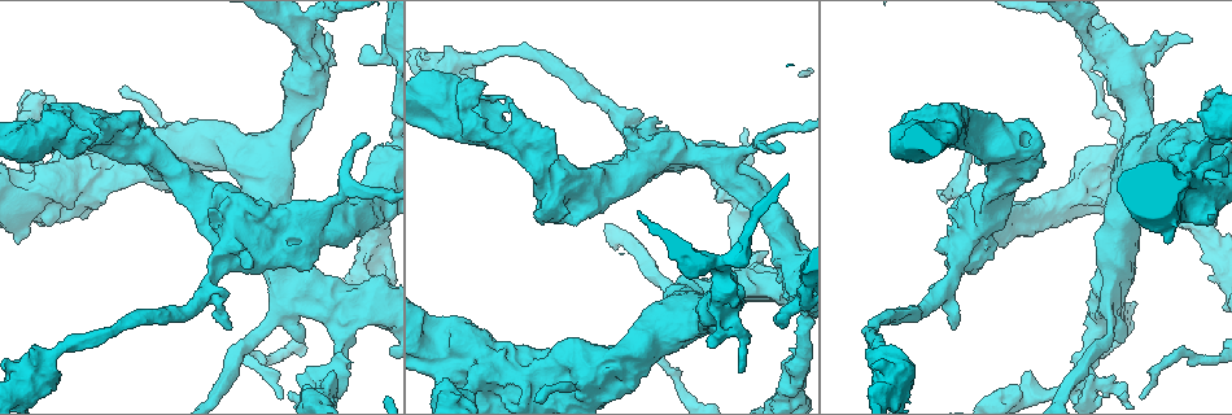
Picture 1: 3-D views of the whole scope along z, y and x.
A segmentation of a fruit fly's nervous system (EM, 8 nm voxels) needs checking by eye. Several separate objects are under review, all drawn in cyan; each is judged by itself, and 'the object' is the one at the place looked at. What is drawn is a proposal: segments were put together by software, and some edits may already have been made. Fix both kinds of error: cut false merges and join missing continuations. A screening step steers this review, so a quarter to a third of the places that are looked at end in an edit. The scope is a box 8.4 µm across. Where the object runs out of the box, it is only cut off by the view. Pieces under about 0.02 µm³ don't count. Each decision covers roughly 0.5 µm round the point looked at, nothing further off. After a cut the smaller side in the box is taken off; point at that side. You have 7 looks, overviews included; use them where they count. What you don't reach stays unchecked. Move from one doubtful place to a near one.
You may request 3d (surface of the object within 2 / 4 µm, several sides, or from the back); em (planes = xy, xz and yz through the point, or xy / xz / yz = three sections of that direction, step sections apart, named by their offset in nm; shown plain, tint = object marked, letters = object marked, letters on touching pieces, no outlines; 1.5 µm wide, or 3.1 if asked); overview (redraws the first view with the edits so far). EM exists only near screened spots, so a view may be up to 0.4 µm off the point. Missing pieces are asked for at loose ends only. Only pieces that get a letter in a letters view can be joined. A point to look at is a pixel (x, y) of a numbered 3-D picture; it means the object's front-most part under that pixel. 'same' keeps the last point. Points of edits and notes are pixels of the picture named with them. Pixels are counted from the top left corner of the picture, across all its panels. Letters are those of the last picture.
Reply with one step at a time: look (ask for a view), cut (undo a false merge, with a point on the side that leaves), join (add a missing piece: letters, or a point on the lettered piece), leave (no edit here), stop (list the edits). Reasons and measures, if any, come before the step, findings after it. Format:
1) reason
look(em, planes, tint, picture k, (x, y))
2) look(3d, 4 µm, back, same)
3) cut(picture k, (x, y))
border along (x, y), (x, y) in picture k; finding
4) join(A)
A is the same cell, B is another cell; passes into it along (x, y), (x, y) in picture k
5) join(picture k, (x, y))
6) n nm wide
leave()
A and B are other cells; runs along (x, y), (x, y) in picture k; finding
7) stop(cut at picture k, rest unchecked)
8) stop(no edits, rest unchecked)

stops while still wide
look(em, planes, tint, picture 1, (1209, 215))

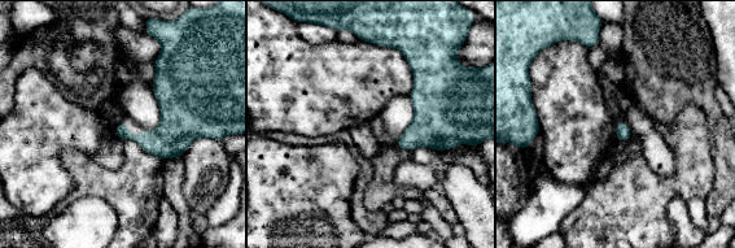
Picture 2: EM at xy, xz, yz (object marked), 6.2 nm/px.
look(em, planes, letters, same)

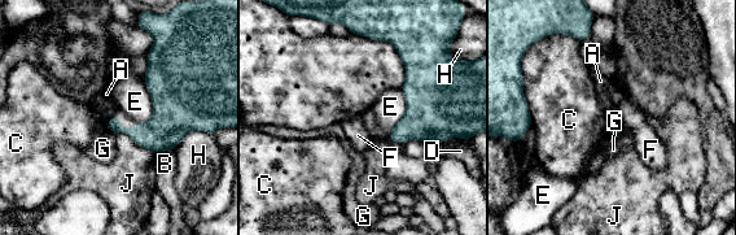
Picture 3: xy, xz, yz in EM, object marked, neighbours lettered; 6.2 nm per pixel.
leave()
A, B, C, D, E, F, G, H and J are other cells; border along (351, 33), (393, 46), (402, 86) in picture 3; no lettered piece goes on from it

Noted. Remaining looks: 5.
branch stops here
look(3d, 2 µm, picture 1, (783, 152))

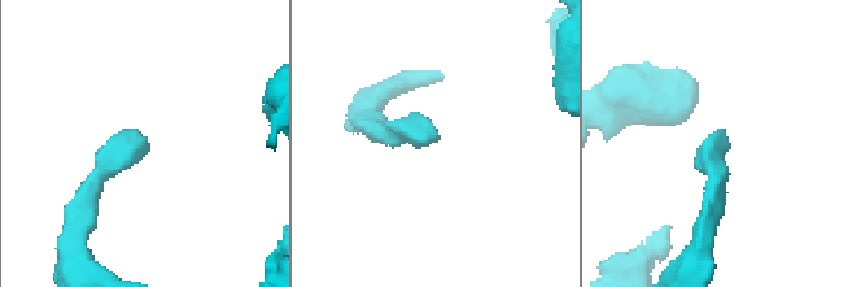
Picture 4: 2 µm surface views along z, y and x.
now the EM
look(em, planes, letters, picture 4, (719, 144))

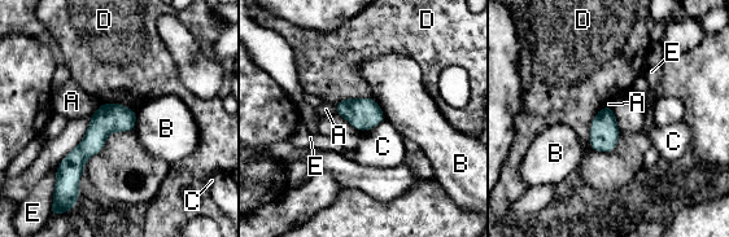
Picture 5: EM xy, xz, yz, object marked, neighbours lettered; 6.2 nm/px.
D touches over 300 nm
leave()
A, B, C, D and E are other cells; runs along (130, 112), (78, 156), (74, 184) in picture 5; no lettered piece goes on from it

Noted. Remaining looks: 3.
branch stops here
look(em, planes, plain, picture 1, (785, 324))

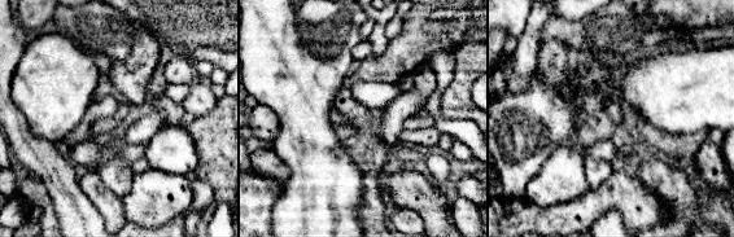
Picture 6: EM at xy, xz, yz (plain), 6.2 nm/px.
look(em, planes, letters, same)

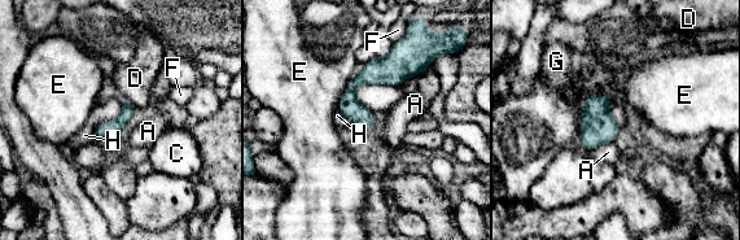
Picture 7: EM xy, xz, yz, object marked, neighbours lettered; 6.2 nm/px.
E touches over 320 nm
leave()
A, C, D, E, F, G and H are other cells; border along (612, 142), (598, 144), (591, 151) in picture 7; none of them fits

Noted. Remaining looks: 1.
stop(no edits, rest unchecked)

